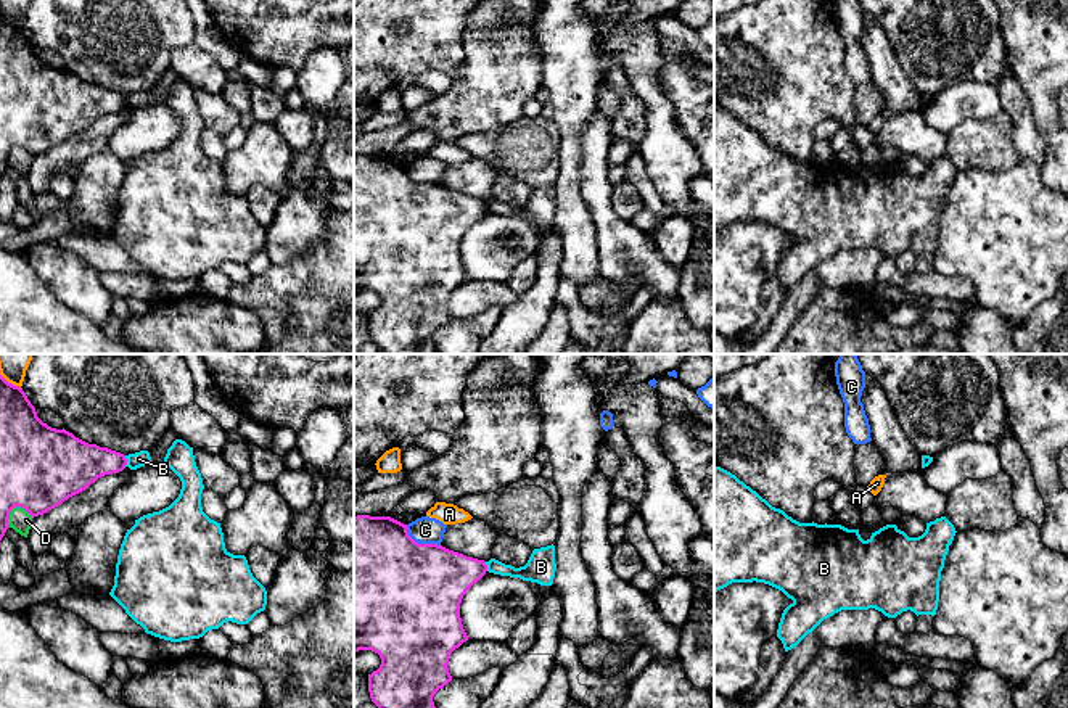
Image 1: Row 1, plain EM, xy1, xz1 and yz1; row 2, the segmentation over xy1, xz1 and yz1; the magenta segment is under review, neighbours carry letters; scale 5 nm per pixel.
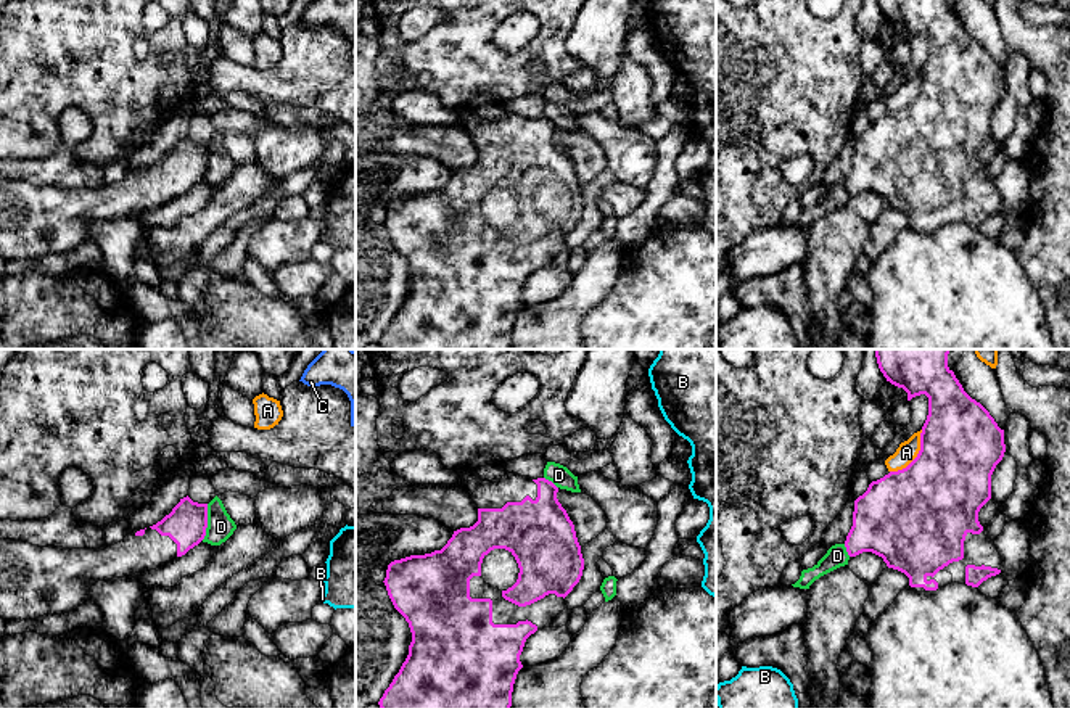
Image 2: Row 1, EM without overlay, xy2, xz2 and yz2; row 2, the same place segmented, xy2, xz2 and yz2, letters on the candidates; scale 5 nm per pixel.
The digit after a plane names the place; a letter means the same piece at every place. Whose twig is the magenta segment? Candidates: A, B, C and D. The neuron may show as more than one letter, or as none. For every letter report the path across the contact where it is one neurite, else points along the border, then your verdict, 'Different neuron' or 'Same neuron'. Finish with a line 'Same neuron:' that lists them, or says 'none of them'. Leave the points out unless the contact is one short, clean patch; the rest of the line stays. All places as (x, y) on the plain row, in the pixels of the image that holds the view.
A: Different neuron
B: Boundary: xy1 (124, 95), (126, 105). Different neuron
C: Different neuron
D: Different neuron
Same neuron: none of them

